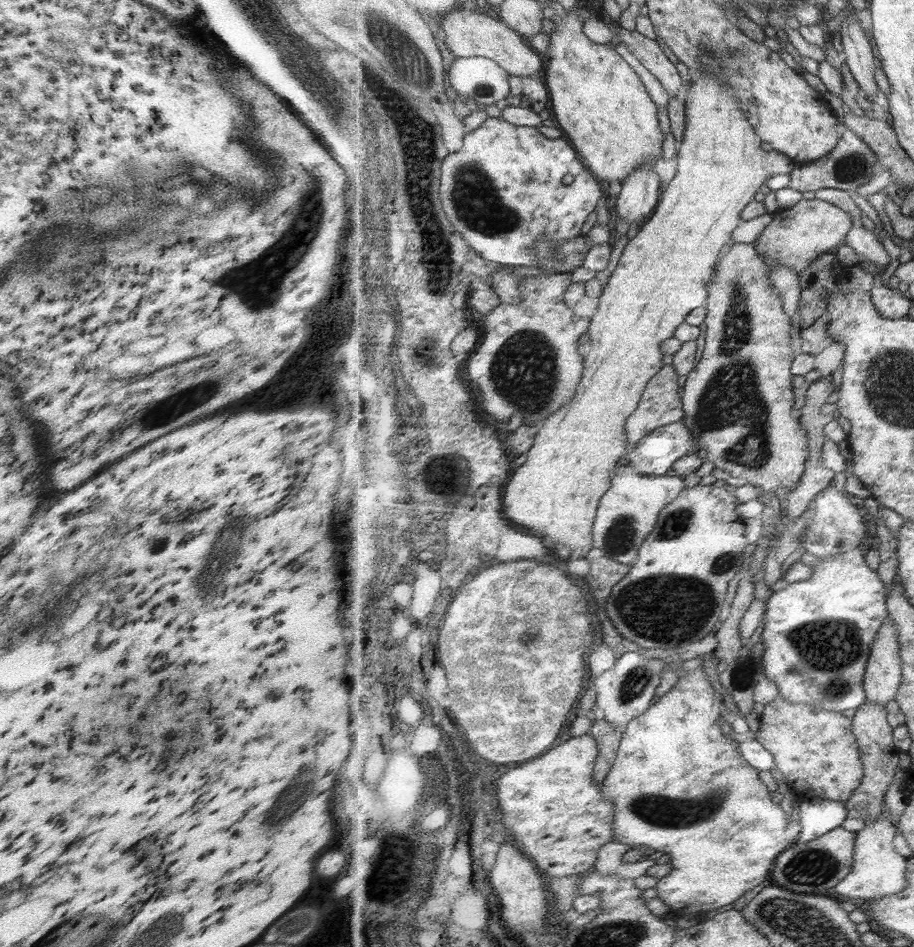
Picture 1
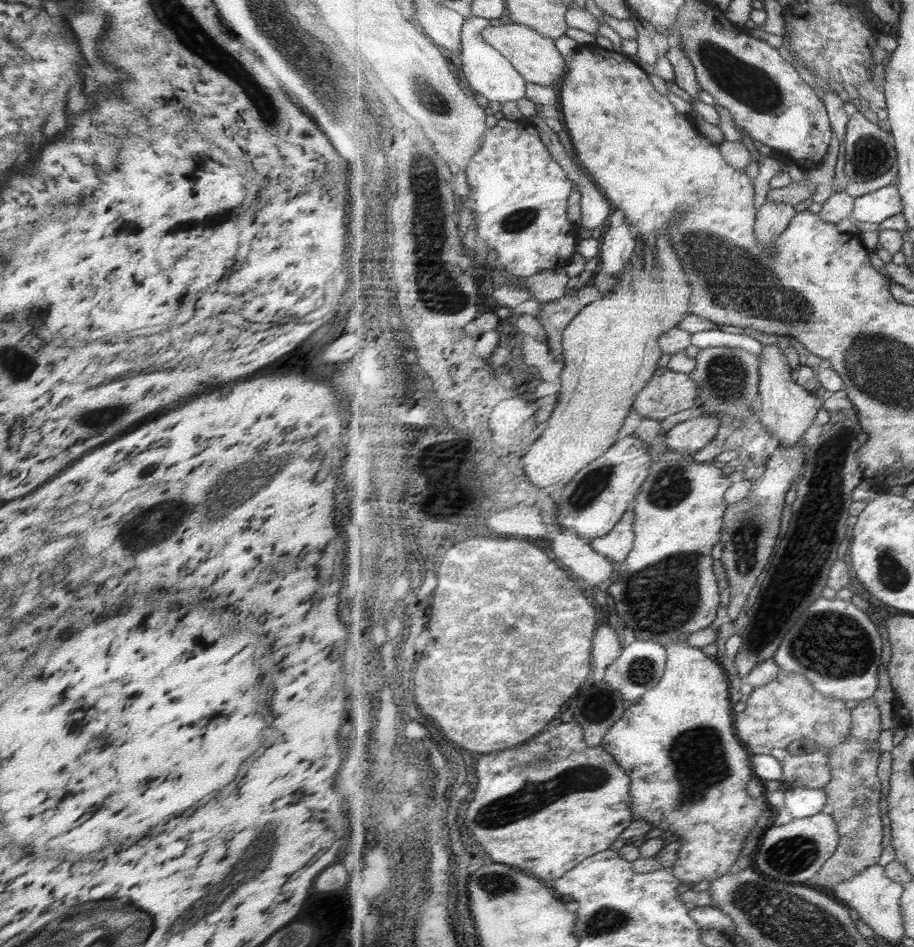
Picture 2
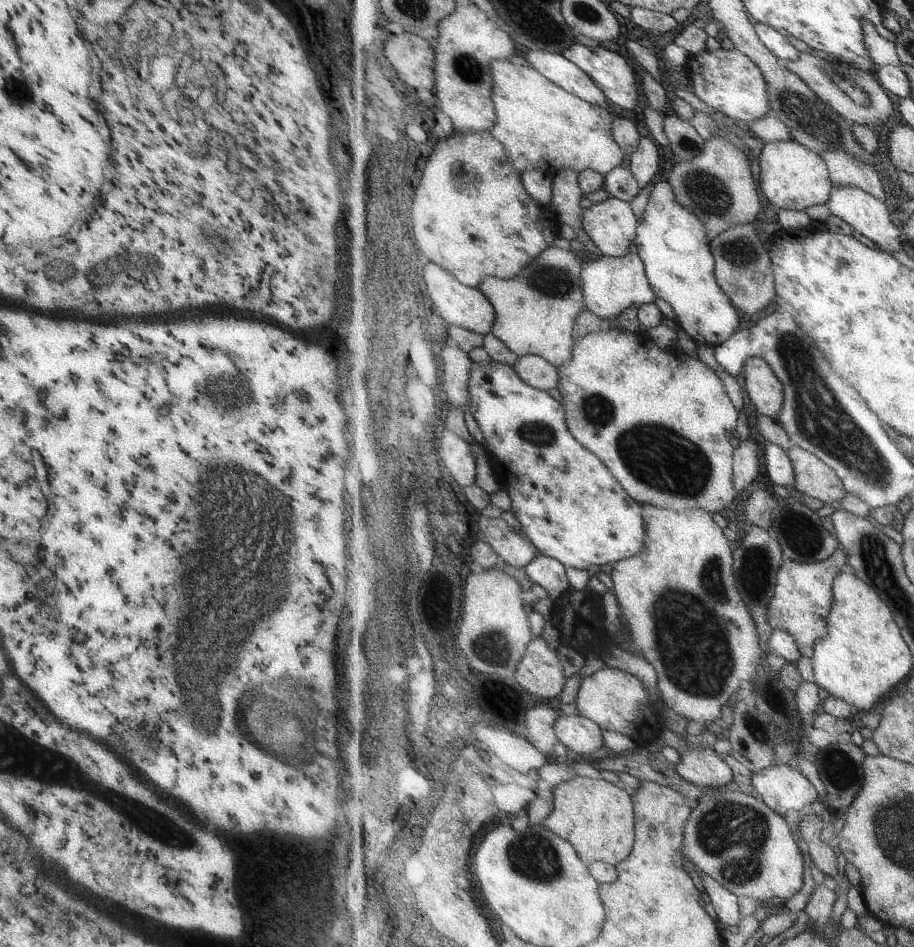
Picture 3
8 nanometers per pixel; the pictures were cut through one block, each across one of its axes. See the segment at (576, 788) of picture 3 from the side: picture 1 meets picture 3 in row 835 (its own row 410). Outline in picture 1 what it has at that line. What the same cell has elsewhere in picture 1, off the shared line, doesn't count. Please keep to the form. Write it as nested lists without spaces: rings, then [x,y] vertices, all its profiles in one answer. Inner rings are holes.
[[[691,71],[691,85],[684,91],[687,130],[677,152],[677,173],[669,182],[655,213],[629,241],[620,266],[612,273],[601,295],[598,312],[592,317],[584,342],[585,376],[577,387],[577,395],[545,420],[535,445],[527,454],[526,463],[513,471],[515,476],[507,485],[503,500],[507,518],[533,532],[545,534],[550,550],[555,543],[560,543],[571,552],[580,548],[579,556],[586,558],[587,552],[595,547],[593,528],[602,497],[612,487],[620,460],[630,451],[626,428],[629,417],[639,408],[651,379],[664,367],[661,344],[675,337],[677,328],[686,322],[689,314],[706,304],[707,286],[717,272],[721,250],[743,222],[741,212],[753,202],[757,192],[765,190],[765,180],[773,175],[791,174],[798,165],[785,153],[766,152],[761,148],[763,140],[757,136],[747,112],[740,108],[736,93],[709,72]]]

